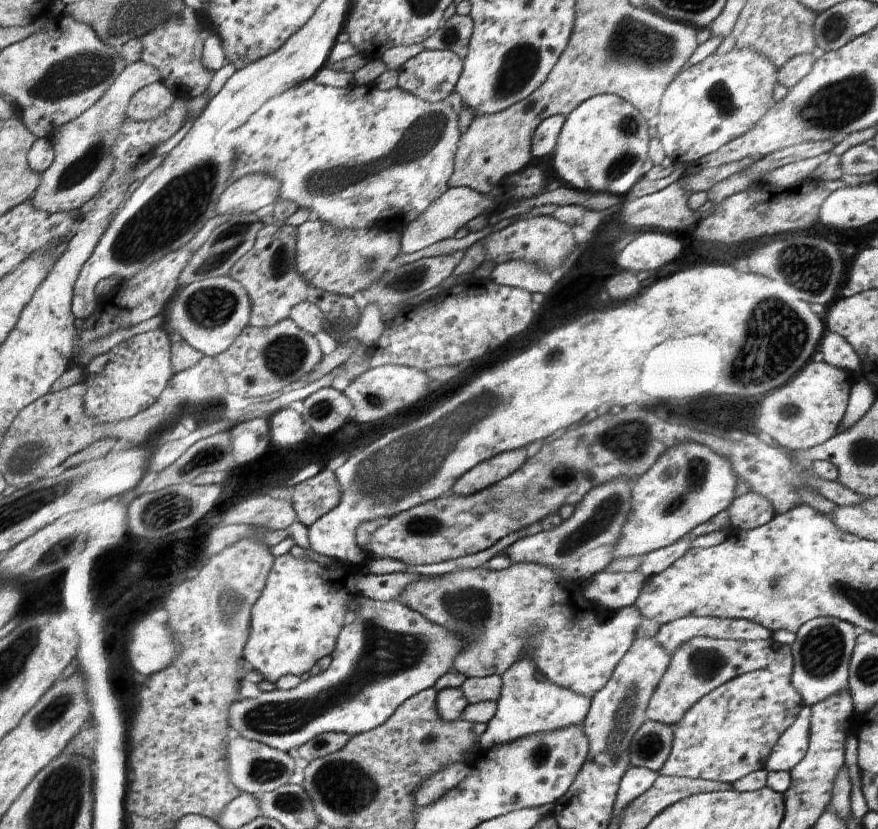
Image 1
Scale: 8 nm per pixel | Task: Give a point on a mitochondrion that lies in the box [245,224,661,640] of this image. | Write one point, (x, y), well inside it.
(404, 463)

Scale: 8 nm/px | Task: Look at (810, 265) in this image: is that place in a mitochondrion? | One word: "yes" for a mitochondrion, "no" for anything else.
yes

